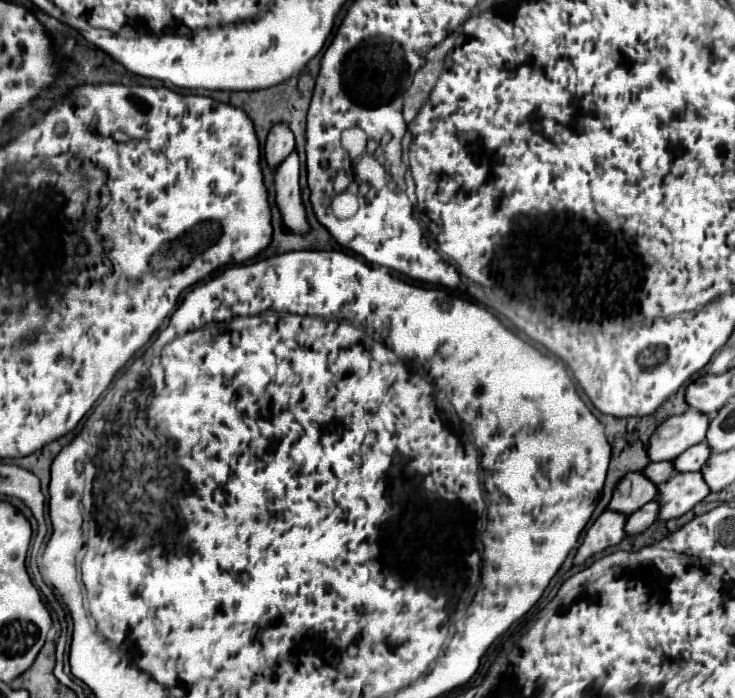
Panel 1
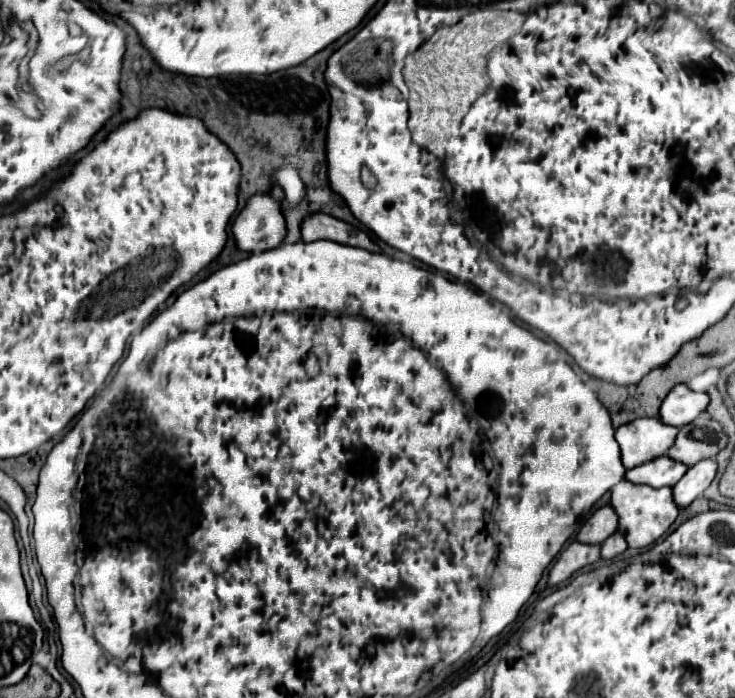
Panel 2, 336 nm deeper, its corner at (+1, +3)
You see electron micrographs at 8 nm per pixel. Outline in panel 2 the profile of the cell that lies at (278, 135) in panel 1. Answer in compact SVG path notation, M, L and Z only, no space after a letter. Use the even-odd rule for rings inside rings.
M273 187L267 195L257 195L249 199L245 209L231 225L231 233L239 251L261 253L283 243L287 231L285 219L279 209L281 199L283 191L279 187Z

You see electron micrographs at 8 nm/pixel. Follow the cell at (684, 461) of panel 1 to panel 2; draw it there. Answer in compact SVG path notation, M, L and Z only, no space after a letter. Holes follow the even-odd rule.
M667 455L647 461L639 467L625 471L625 479L633 485L649 485L649 487L673 487L683 475L687 467L679 461L669 459Z

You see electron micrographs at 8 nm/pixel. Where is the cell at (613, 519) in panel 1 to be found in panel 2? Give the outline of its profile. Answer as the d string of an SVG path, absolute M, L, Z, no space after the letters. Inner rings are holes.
M573 541L557 559L557 563L549 571L549 585L557 585L567 581L573 573L583 569L585 565L593 565L599 561L599 545L585 545Z

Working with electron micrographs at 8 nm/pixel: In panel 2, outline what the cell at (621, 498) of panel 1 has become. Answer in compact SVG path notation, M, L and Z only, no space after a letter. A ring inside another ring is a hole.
M605 505L601 509L597 509L591 519L587 519L583 523L583 527L577 533L577 541L579 543L597 543L601 545L609 535L613 535L617 531L617 515L611 509L611 505Z

